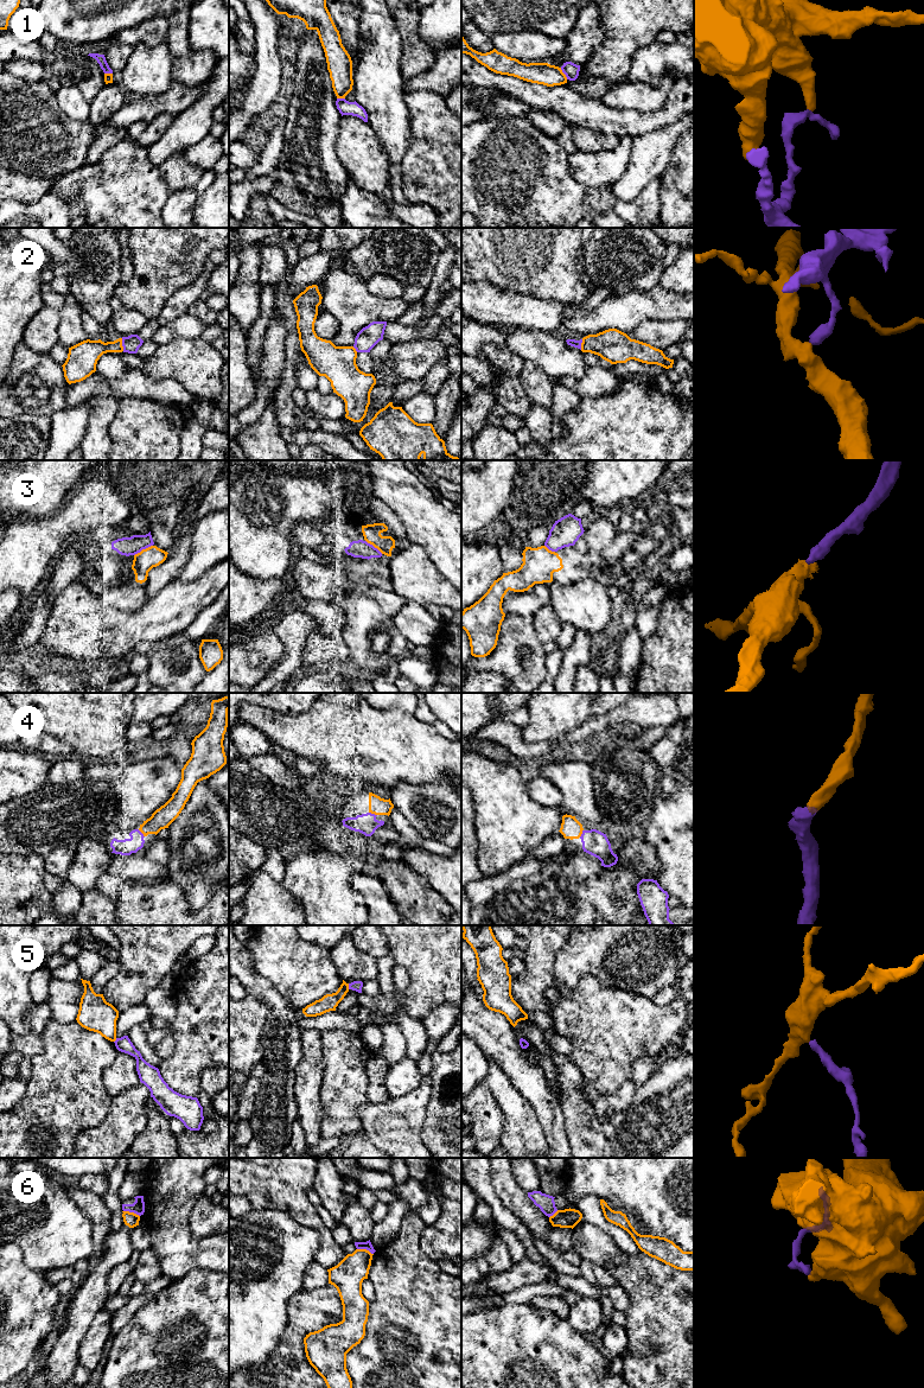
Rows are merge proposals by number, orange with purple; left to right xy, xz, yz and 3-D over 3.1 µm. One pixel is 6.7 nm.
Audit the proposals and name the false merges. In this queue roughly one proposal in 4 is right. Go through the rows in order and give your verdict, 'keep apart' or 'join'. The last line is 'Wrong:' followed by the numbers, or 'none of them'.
1: keep apart
2: keep apart
3: keep apart
4: join
5: keep apart
6: keep apart
Wrong: 1, 2, 3, 5, 6

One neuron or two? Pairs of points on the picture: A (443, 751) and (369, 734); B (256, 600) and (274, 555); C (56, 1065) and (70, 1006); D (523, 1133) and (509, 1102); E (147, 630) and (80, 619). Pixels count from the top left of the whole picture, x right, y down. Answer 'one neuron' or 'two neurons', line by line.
A: one neuron
B: two neurons
C: two neurons
D: one neuron
E: one neuron

